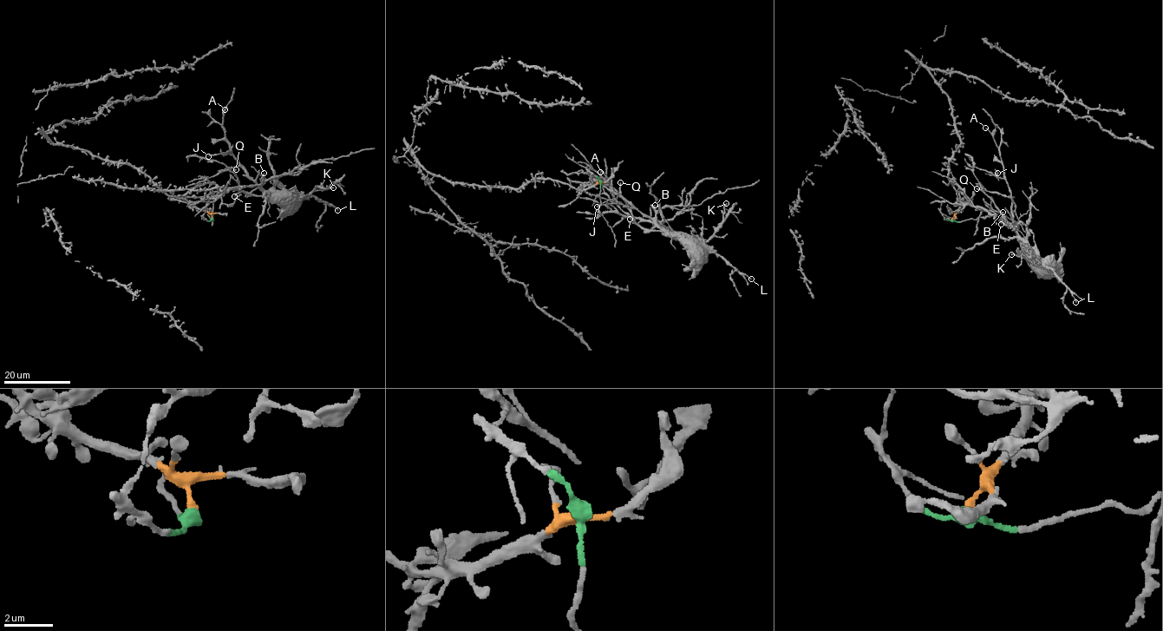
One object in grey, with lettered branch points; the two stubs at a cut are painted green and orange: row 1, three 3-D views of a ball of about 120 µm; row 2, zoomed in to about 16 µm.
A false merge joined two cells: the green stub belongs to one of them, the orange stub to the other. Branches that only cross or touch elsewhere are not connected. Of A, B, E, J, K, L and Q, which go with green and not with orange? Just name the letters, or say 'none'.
A, B, E, J, K, L, Q

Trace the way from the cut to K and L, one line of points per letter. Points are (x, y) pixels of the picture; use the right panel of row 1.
K: (951, 220), (940, 211), (943, 202), (985, 209), (1008, 222), (1037, 261), (1033, 255), (1011, 254)
L: (951, 220), (946, 219), (940, 211), (941, 202), (976, 207), (1006, 220), (1036, 258), (1070, 291), (1076, 302)

